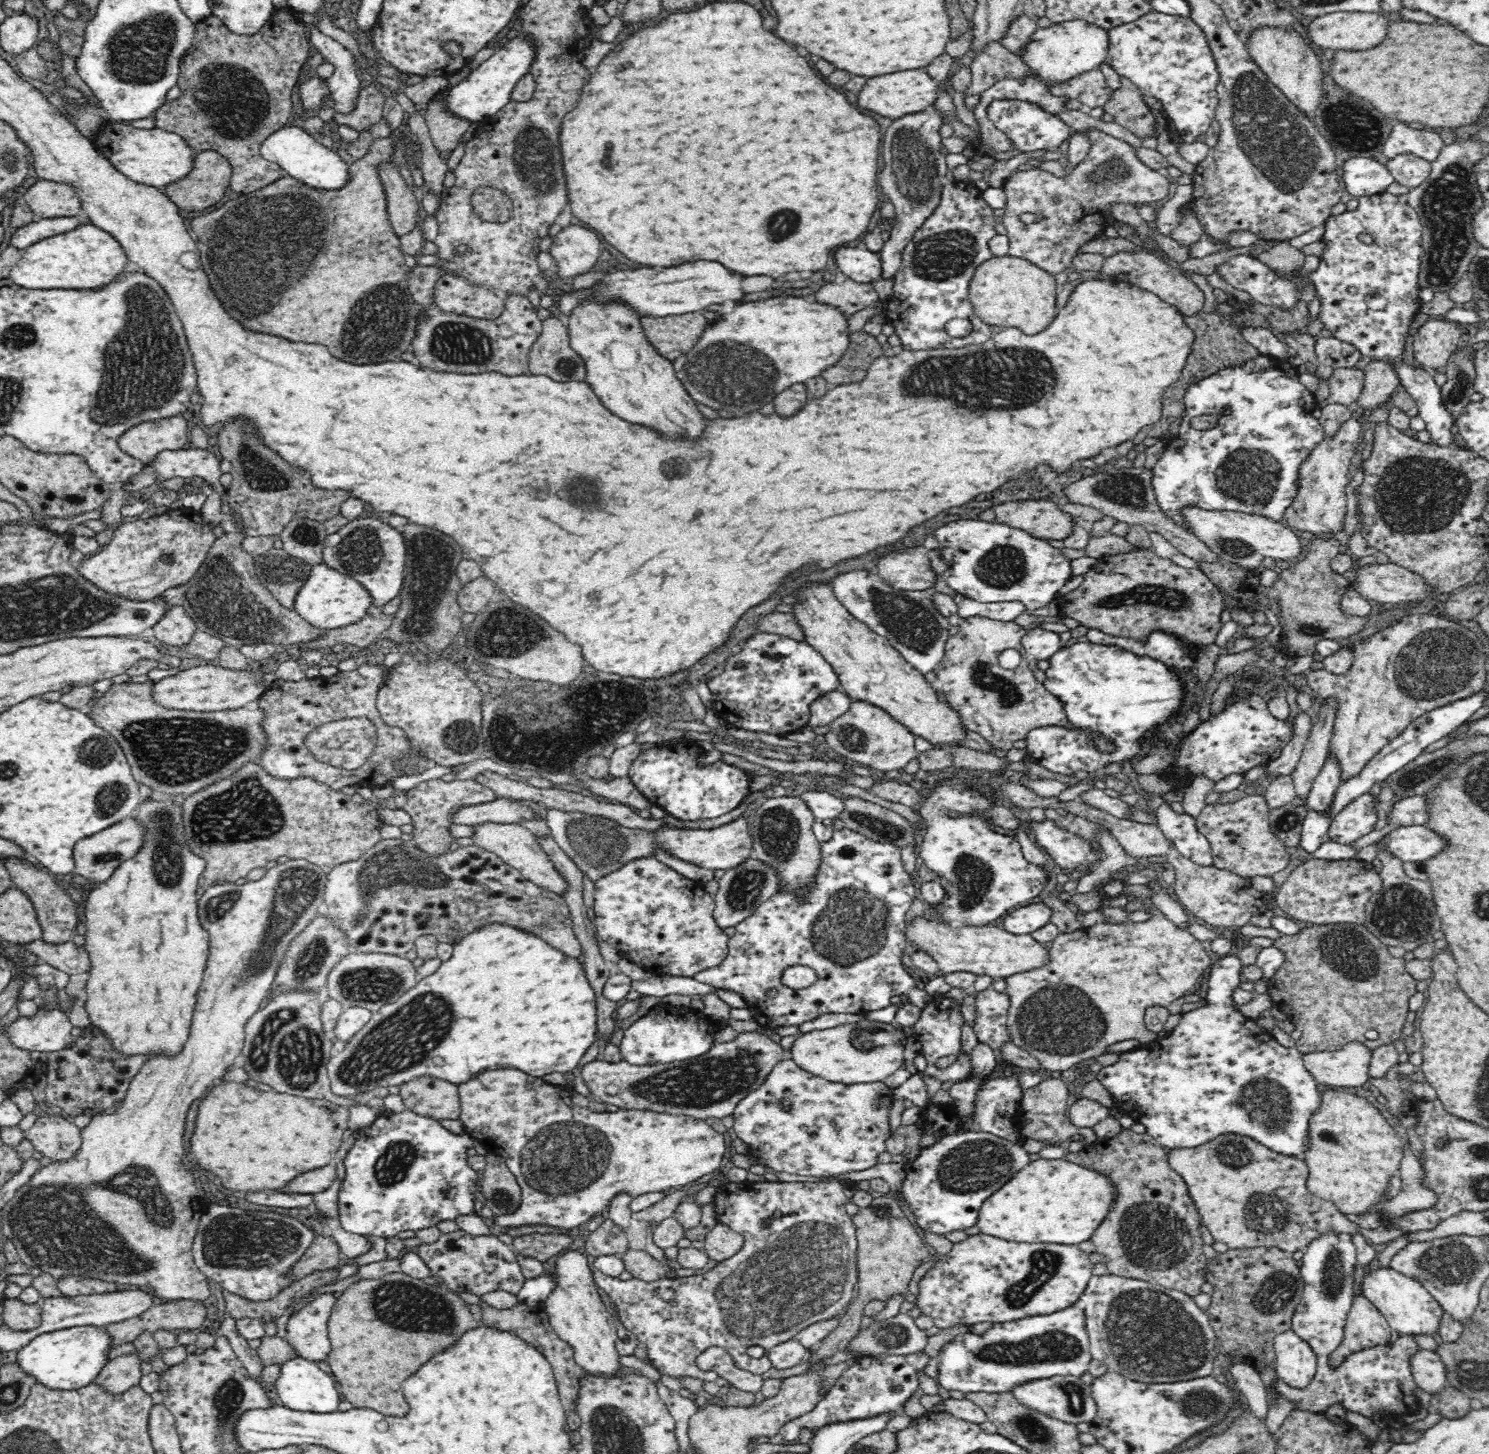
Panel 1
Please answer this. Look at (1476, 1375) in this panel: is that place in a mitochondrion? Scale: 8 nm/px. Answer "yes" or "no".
yes

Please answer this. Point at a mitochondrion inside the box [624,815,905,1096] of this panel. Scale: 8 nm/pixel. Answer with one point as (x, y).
(852, 930)

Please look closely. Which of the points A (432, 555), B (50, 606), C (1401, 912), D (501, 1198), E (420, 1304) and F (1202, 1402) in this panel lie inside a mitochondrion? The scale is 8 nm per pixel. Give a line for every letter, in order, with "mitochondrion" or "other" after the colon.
A: mitochondrion
B: mitochondrion
C: mitochondrion
D: mitochondrion
E: mitochondrion
F: mitochondrion

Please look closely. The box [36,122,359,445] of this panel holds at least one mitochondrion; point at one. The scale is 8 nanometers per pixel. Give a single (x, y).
(237, 241)

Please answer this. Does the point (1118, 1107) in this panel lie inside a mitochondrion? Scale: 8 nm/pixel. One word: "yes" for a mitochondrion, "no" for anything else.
no

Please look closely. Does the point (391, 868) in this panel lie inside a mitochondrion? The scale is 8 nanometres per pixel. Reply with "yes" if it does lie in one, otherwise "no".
yes

